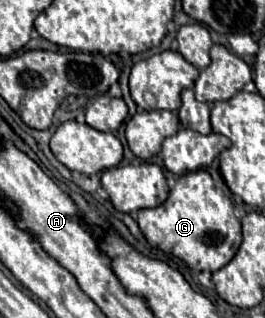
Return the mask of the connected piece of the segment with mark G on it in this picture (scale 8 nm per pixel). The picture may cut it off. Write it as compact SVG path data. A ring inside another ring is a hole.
M191 171L177 179L167 201L153 209L141 209L137 223L151 247L179 257L193 271L217 271L225 267L241 245L241 223L233 215L233 203L215 189L207 171Z

